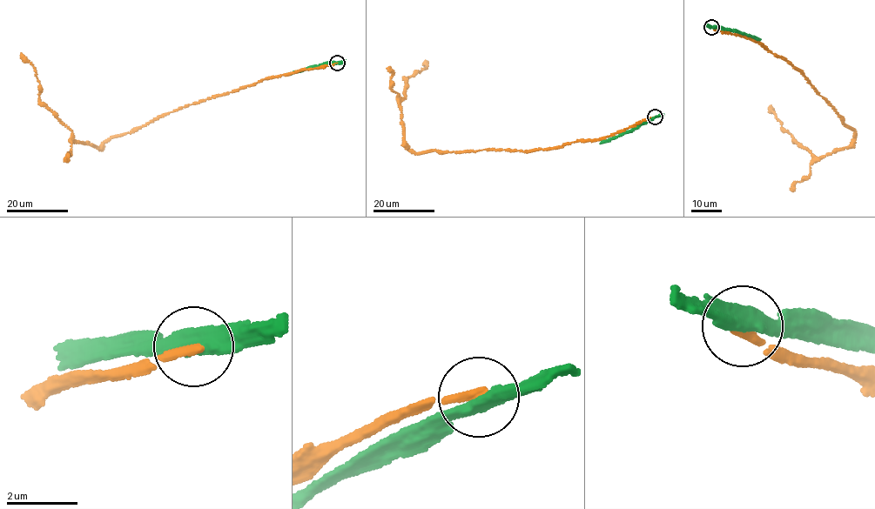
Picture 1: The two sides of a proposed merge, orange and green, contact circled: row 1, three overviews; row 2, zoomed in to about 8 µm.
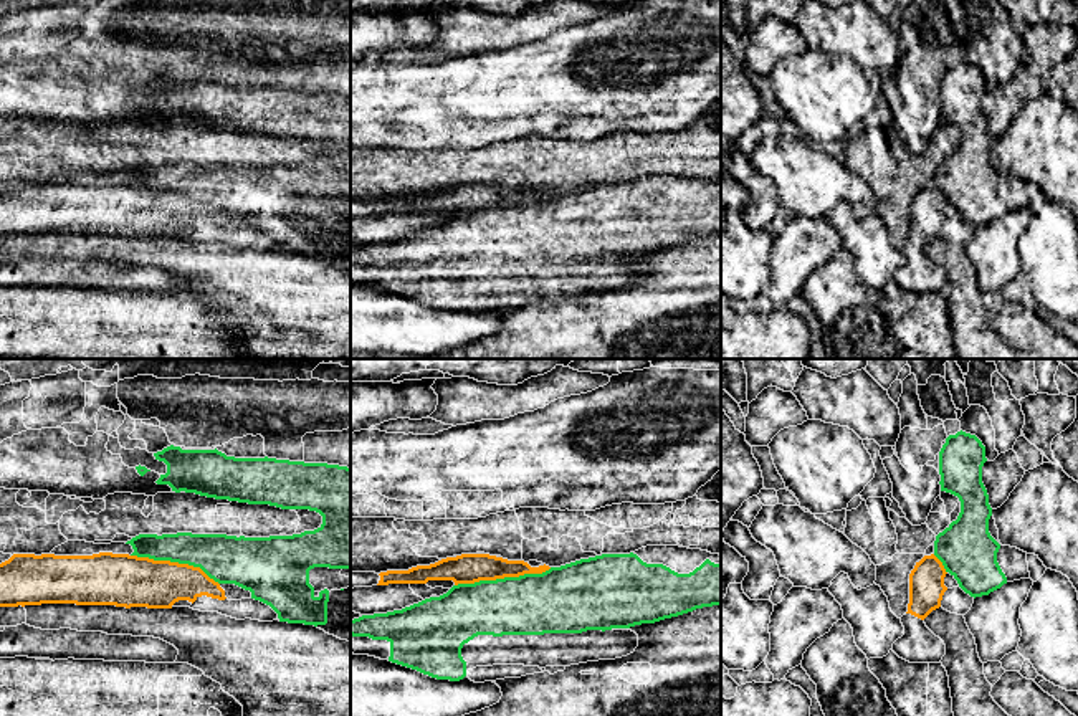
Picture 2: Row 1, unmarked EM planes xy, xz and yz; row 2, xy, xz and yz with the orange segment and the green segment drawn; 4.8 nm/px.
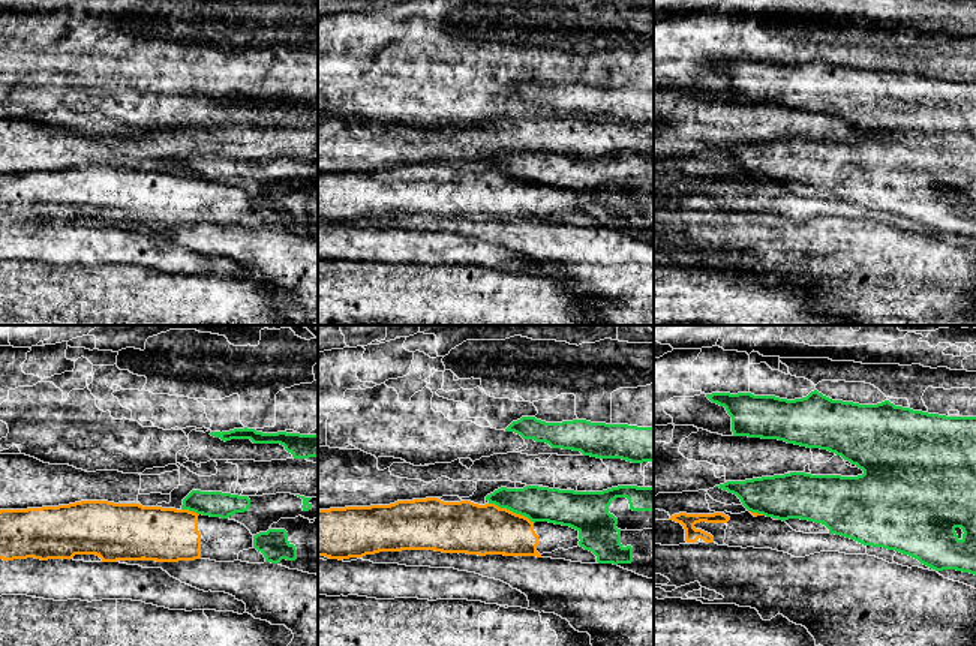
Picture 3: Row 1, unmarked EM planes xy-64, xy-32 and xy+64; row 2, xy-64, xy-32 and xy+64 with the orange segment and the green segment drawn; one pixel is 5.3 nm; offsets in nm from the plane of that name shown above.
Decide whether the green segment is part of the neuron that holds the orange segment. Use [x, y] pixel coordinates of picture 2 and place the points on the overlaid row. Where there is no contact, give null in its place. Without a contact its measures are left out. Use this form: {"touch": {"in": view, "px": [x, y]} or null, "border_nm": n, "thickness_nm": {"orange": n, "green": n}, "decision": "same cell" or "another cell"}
{"touch": {"in": "xz", "px": [503, 577]}, "border_nm": 480, "thickness_nm": {"orange": 140, "green": 300}, "decision": "another cell"}

